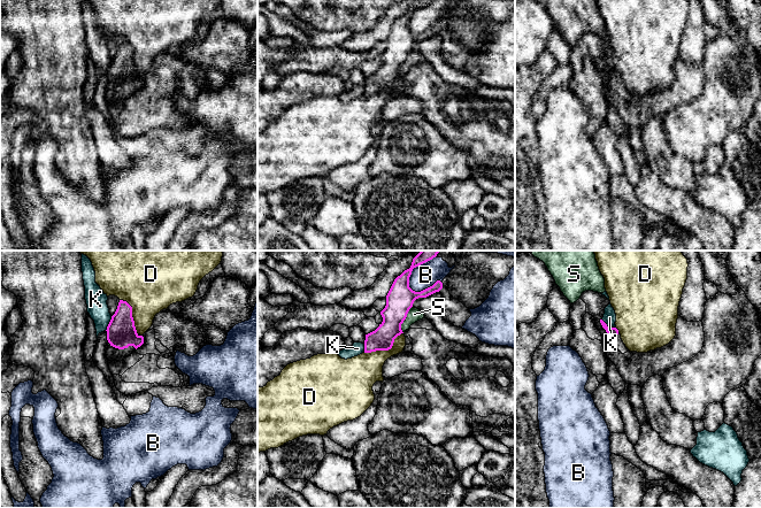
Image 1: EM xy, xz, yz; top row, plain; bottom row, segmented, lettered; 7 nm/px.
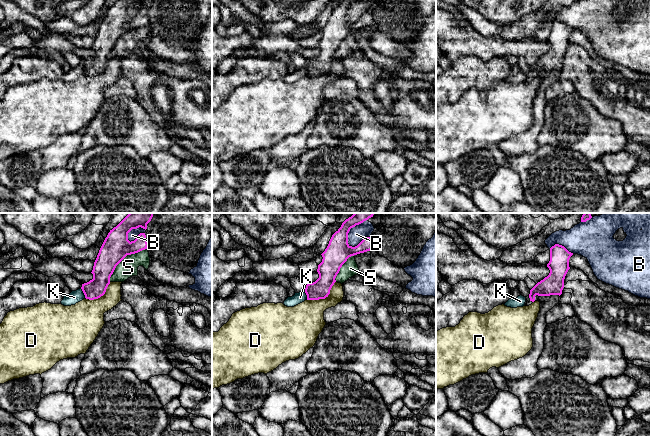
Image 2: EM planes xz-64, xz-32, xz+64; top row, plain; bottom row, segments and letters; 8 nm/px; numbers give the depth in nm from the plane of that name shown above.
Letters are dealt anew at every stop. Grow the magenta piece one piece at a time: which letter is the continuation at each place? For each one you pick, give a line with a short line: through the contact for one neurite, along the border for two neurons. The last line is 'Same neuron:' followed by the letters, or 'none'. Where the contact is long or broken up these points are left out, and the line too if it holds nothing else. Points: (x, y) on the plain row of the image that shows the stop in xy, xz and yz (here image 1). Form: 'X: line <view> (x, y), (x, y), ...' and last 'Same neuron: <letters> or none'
Same neuron: none

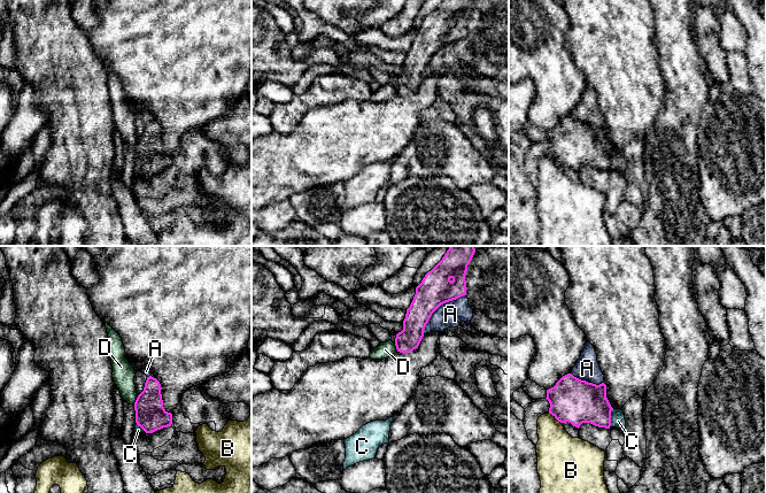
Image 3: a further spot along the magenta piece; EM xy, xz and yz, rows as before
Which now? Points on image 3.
C: line yz (579, 144), (589, 146), (610, 161), (618, 163)
Same neuron: C

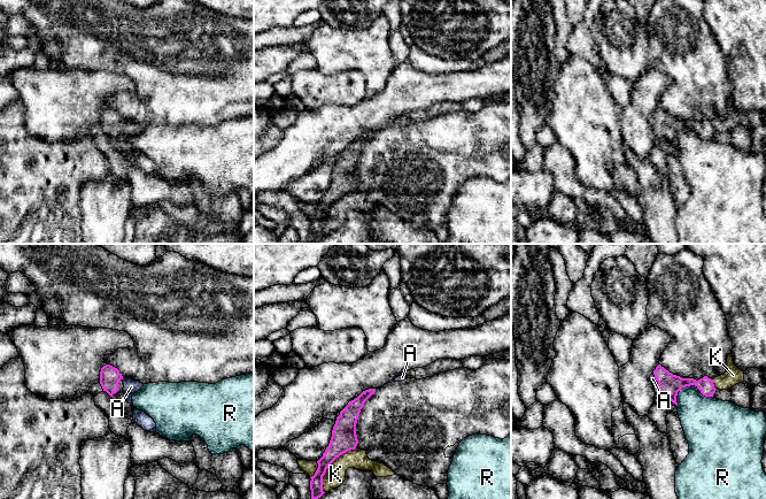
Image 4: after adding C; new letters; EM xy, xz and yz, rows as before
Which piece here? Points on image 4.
A: line yz (668, 128), (655, 119), (652, 121)
Same neuron: A

